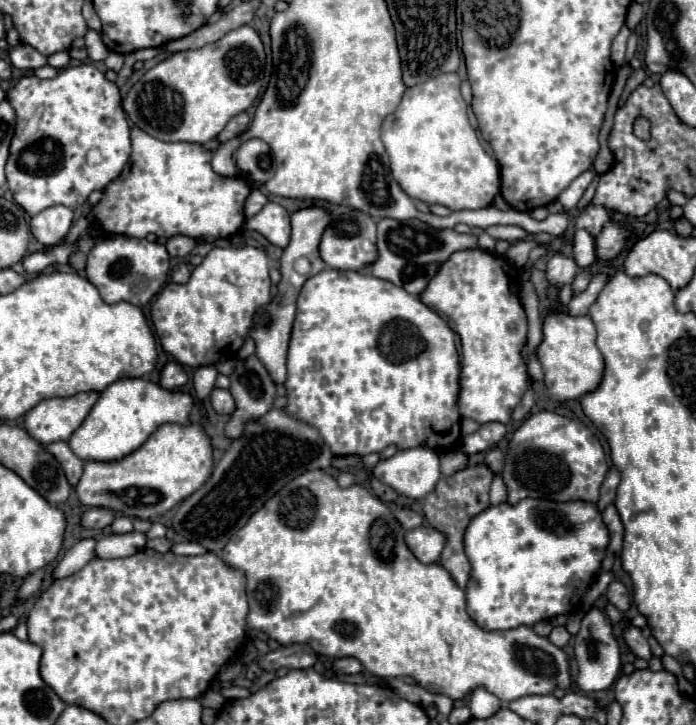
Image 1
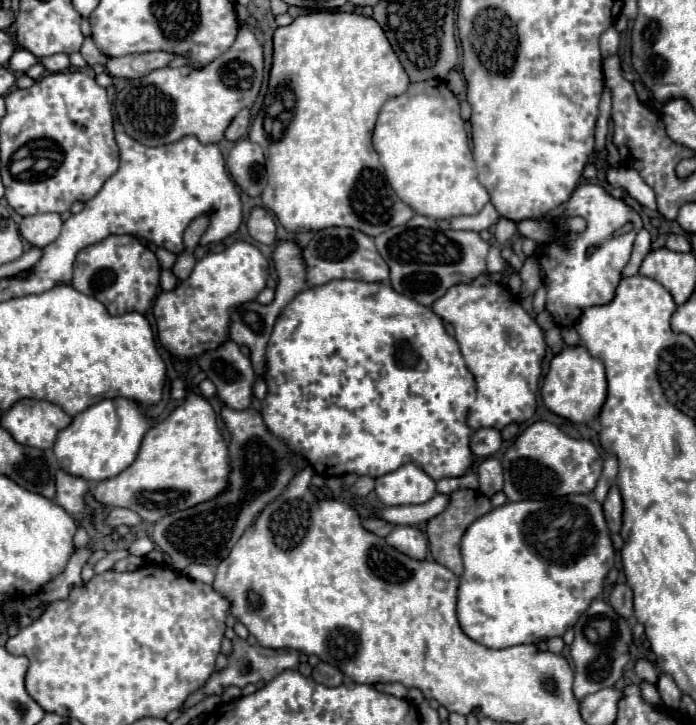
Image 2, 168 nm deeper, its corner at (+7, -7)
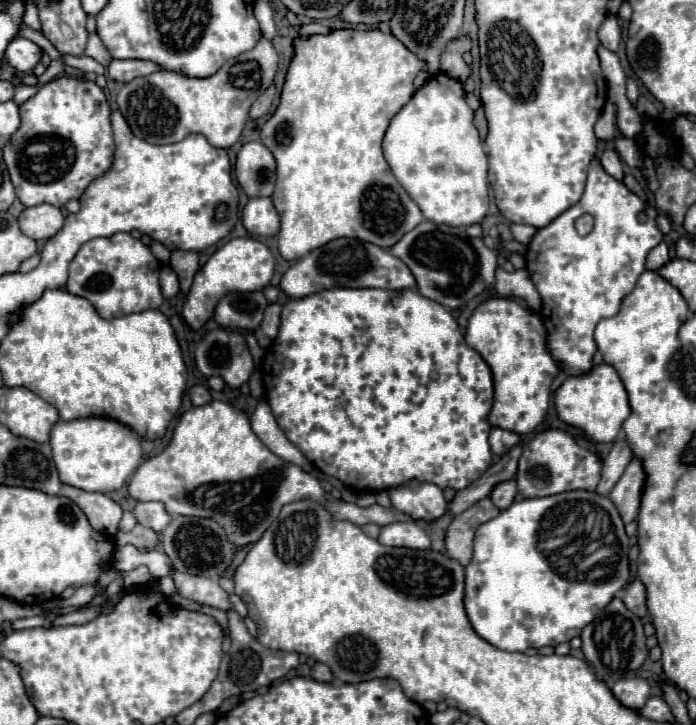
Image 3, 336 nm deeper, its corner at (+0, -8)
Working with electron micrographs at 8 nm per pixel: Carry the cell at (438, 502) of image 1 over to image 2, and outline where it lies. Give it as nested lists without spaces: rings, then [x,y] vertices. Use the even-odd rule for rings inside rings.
[[[460,488],[456,492],[450,494],[450,506],[444,510],[444,514],[438,514],[436,518],[432,518],[432,522],[428,522],[428,528],[426,528],[426,534],[428,534],[428,540],[430,540],[430,552],[434,556],[436,562],[440,562],[442,566],[446,566],[448,570],[452,570],[456,576],[460,576],[464,572],[464,566],[462,566],[462,554],[460,554],[460,538],[464,534],[464,530],[480,516],[484,516],[486,512],[492,510],[492,504],[490,504],[490,498],[476,492],[476,490],[470,490],[470,488]]]

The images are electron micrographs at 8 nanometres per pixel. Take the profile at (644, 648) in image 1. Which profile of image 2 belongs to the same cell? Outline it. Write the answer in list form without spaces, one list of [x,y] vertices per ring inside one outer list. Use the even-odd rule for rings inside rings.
[[[638,660],[636,662],[636,674],[640,676],[640,680],[644,680],[644,682],[650,682],[652,686],[656,686],[656,682],[658,682],[658,670],[648,662],[648,660]]]

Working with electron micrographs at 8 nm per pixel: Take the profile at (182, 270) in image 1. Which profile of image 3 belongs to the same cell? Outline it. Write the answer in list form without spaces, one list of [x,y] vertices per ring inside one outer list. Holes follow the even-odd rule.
[[[163,267],[161,269],[161,293],[169,299],[173,295],[177,295],[179,291],[179,279],[175,275],[175,271],[171,267]]]

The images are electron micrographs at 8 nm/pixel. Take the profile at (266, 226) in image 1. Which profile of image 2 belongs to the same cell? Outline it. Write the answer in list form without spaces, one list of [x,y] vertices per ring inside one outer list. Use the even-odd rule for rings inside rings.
[[[256,206],[252,208],[250,216],[248,216],[248,222],[246,222],[246,228],[248,228],[248,234],[256,240],[256,242],[262,242],[262,244],[274,244],[276,240],[276,224],[274,224],[274,218],[272,214],[262,208],[262,206]]]

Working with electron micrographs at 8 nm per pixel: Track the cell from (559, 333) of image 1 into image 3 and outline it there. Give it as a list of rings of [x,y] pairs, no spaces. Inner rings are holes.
[[[607,363],[595,365],[591,371],[581,375],[569,375],[555,391],[555,409],[565,423],[583,429],[593,441],[599,443],[611,443],[621,431],[621,423],[631,413],[627,391],[617,371]]]

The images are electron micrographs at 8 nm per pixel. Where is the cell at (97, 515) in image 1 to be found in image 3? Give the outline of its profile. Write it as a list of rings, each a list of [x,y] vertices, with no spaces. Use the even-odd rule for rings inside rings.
[[[149,501],[149,503],[137,503],[133,509],[137,523],[143,523],[143,527],[151,527],[153,531],[163,531],[167,523],[171,521],[169,513],[163,509],[161,503]]]

